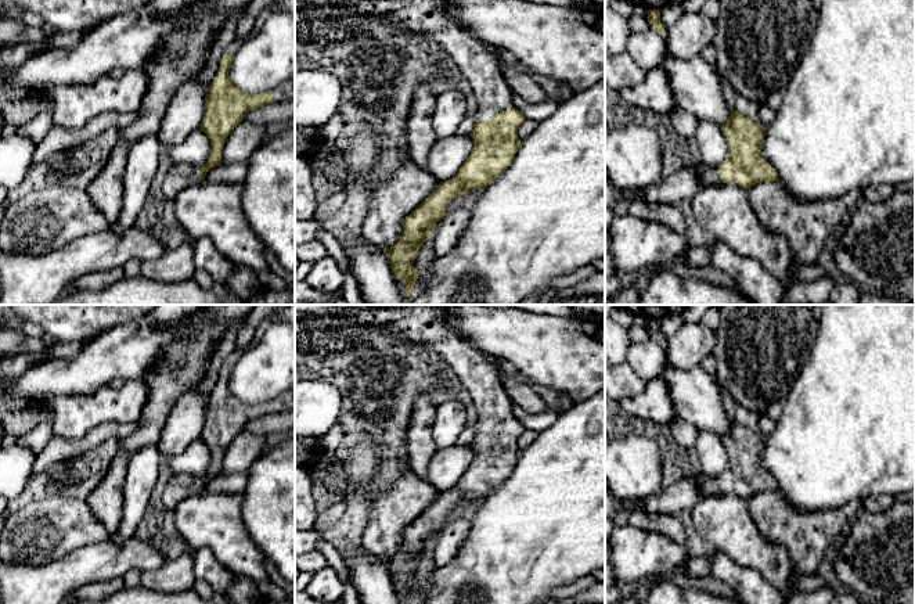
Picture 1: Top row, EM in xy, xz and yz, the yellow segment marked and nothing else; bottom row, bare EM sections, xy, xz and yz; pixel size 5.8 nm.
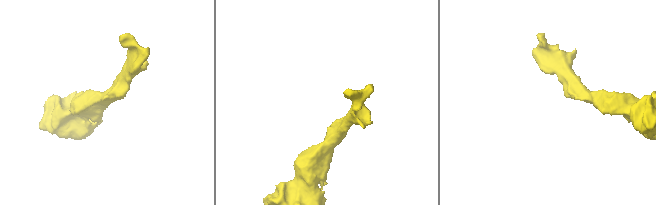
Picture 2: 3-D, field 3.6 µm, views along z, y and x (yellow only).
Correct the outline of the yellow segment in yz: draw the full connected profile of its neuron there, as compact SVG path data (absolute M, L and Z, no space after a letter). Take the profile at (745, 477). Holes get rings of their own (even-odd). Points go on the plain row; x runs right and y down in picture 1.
M731 418L728 431L720 441L727 450L728 465L718 478L702 472L694 475L702 499L721 492L743 499L761 492L778 492L778 483L761 465L764 439L760 434Z

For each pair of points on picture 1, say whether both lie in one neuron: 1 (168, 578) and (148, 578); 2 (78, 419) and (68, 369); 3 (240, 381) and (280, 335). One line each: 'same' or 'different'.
1: same
2: different
3: same

